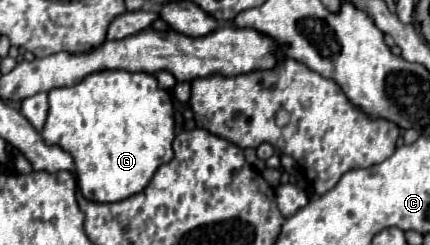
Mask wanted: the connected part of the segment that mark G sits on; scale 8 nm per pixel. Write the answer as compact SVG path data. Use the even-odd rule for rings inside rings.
M126 70L96 72L76 86L50 90L48 100L50 110L46 118L46 130L42 130L42 138L46 144L58 144L62 150L72 154L78 174L78 186L82 194L92 202L118 202L142 192L152 180L158 166L174 158L174 104L170 92L158 86L154 74Z

